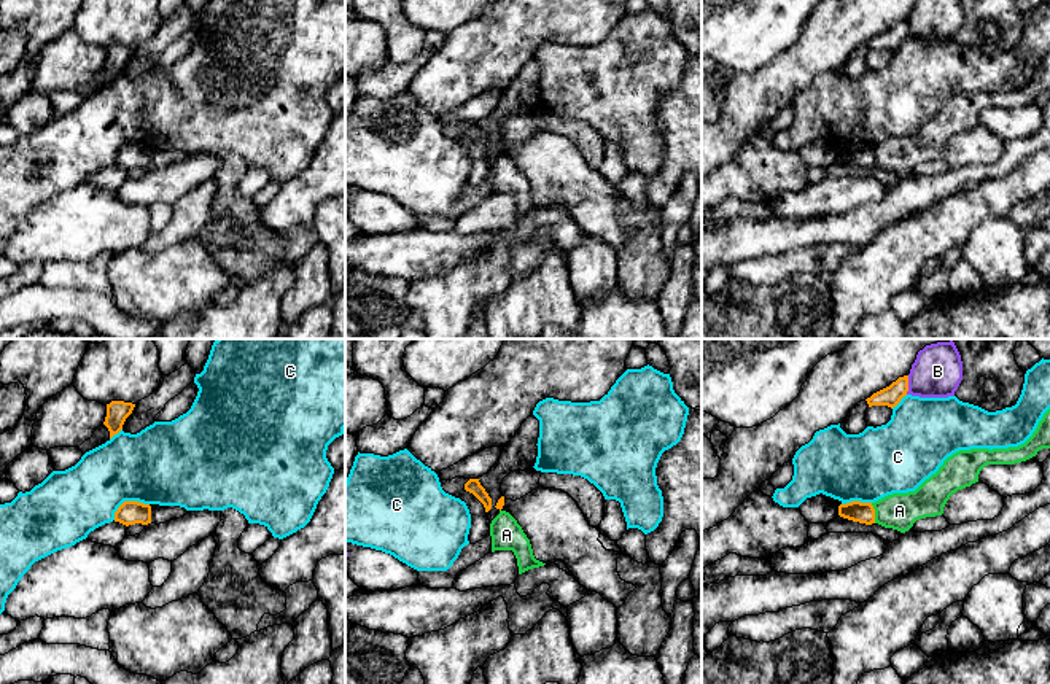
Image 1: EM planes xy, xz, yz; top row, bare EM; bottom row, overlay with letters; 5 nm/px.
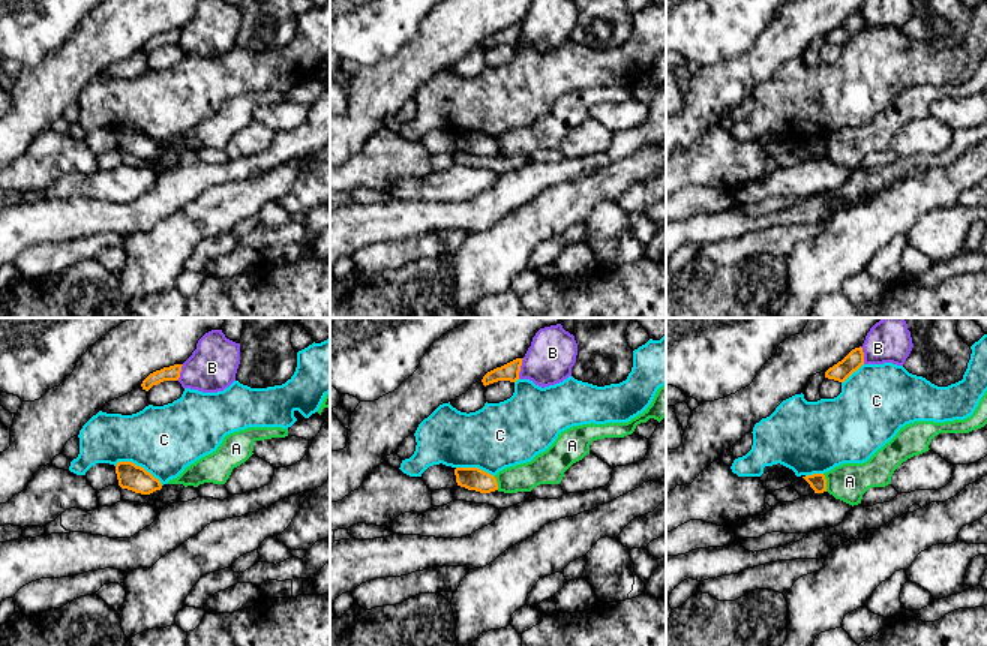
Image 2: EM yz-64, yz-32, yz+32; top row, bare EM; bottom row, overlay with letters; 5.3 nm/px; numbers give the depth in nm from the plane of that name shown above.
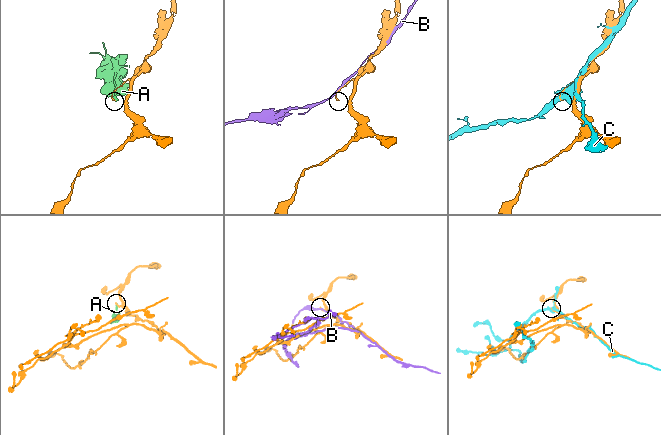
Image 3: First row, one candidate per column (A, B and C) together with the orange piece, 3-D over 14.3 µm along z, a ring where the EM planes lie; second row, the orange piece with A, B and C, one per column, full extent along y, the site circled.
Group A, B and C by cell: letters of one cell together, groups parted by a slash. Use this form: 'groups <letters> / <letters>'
groups A / B / C

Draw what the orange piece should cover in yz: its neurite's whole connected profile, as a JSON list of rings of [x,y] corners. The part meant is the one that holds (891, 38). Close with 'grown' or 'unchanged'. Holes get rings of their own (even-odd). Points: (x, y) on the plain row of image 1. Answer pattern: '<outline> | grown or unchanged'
[[[908,19],[899,21],[896,25],[892,25],[889,30],[873,37],[870,41],[867,41],[869,51],[872,49],[888,49],[896,51],[904,40],[907,40],[908,35]]] | unchanged

